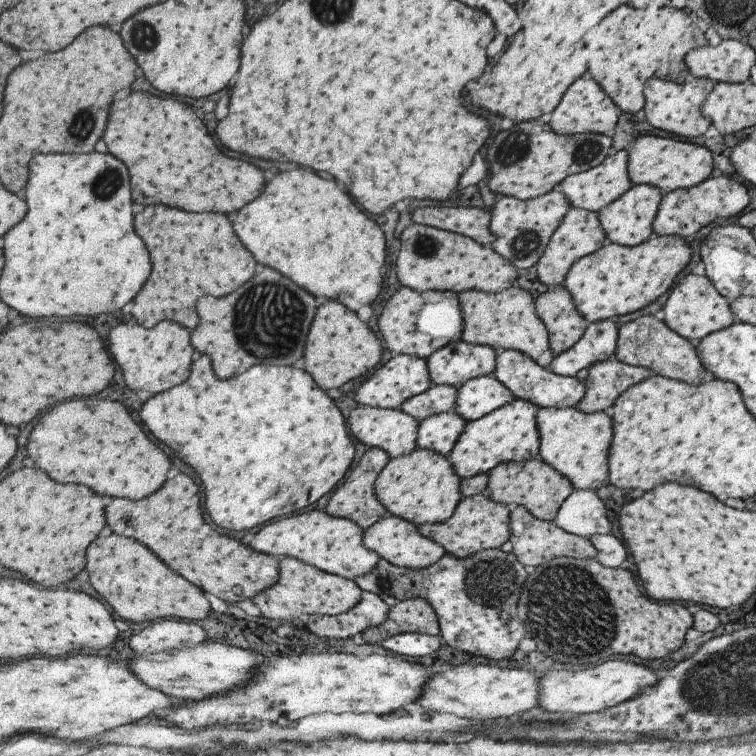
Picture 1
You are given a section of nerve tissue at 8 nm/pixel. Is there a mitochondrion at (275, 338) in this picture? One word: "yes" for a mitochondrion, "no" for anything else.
yes

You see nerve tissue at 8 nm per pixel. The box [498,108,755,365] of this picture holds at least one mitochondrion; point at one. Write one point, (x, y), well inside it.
(589, 150)

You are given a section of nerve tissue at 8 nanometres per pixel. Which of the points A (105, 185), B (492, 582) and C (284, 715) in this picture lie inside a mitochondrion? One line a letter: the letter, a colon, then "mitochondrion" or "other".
A: mitochondrion
B: mitochondrion
C: other

